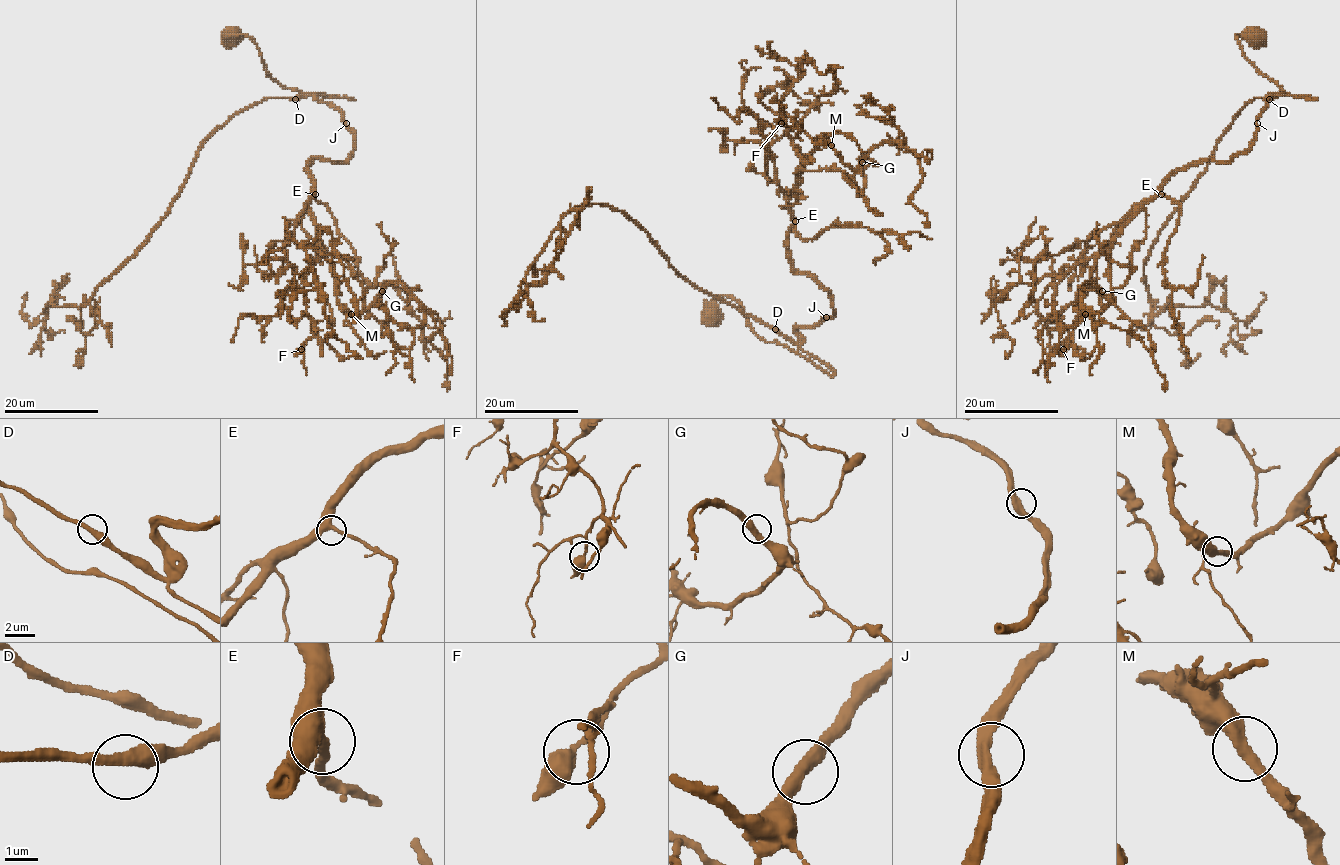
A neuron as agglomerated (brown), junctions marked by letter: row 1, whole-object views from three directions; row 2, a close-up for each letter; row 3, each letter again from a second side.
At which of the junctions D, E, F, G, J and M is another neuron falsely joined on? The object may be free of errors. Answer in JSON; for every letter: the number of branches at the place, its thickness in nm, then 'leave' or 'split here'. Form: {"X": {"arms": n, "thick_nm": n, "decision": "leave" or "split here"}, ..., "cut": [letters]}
{"D": {"arms": 2, "thick_nm": 380, "decision": "leave"}, "E": {"arms": 2, "thick_nm": 440, "decision": "leave"}, "F": {"arms": 2, "thick_nm": 400, "decision": "leave"}, "G": {"arms": 2, "thick_nm": 400, "decision": "leave"}, "J": {"arms": 2, "thick_nm": 420, "decision": "leave"}, "M": {"arms": 2, "thick_nm": 400, "decision": "leave"}, "cut": []}

